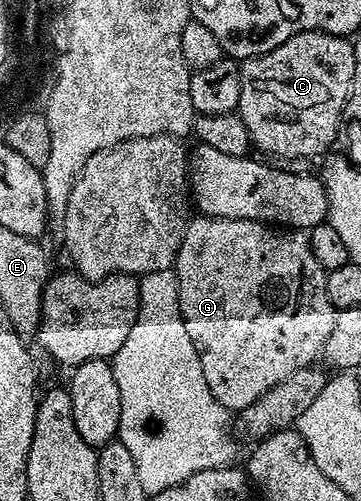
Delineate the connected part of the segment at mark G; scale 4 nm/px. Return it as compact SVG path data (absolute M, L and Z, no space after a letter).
M200 214L198 218L192 218L188 222L187 232L181 241L181 249L175 258L173 270L179 286L179 308L183 314L185 329L189 329L189 337L199 350L201 369L205 369L205 381L209 385L209 393L213 393L213 397L217 397L217 401L222 407L226 407L228 412L238 413L253 405L253 401L257 401L257 397L273 389L273 385L285 381L285 377L289 377L297 369L312 366L322 356L325 341L329 341L329 333L333 333L333 321L337 309L329 301L327 272L317 261L317 257L313 257L311 240L306 234L295 229L276 229L255 219L212 219L211 216L204 214Z

